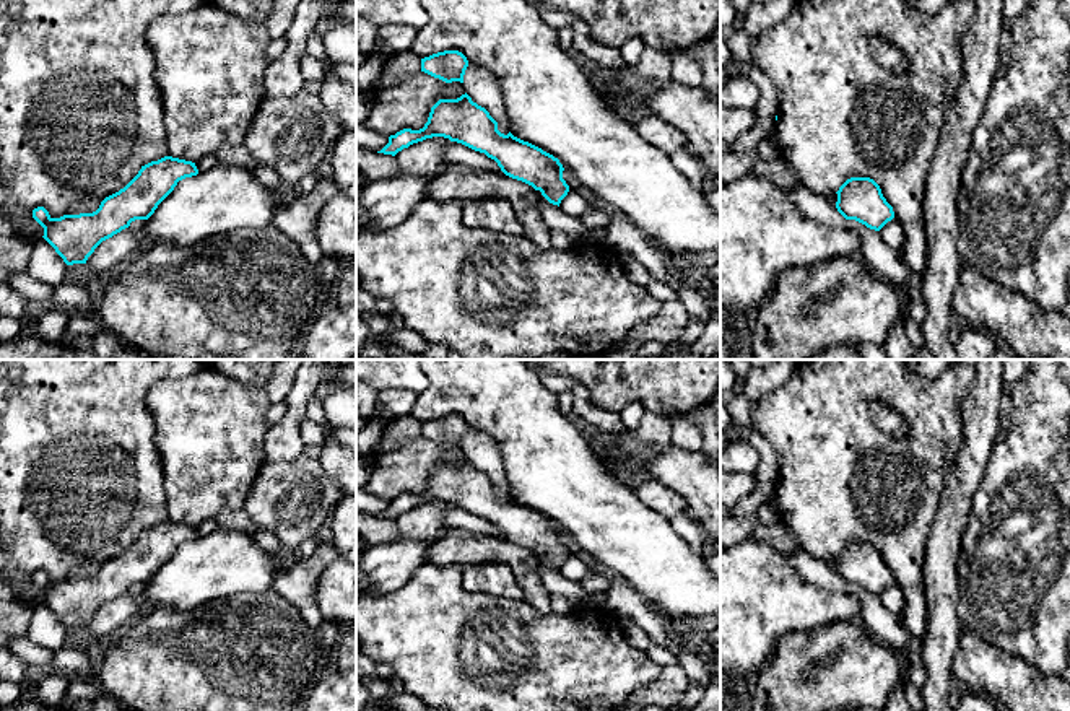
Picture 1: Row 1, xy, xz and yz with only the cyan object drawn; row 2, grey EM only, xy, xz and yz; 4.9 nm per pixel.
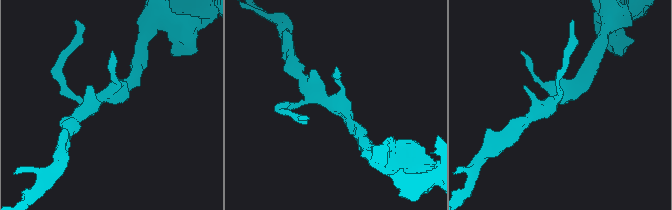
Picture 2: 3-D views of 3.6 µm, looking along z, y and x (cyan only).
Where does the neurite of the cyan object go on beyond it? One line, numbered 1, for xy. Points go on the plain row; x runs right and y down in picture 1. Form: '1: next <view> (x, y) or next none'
1: next none

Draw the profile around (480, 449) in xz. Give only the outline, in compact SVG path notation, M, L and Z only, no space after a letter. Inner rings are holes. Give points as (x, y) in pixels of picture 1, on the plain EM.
M468 426L463 439L463 452L472 465L485 472L498 486L498 495L507 499L511 495L506 488L504 465L496 443L486 433Z

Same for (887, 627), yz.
M807 552L782 555L785 563L794 568L800 578L823 591L849 591L859 595L862 602L860 622L868 631L889 648L899 651L911 643L911 633L903 623L901 615L891 613L878 595L867 592L855 584L846 584L826 561L818 560Z

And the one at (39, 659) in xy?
M28 638L11 639L8 649L26 662L37 675L52 670L54 651L37 646Z

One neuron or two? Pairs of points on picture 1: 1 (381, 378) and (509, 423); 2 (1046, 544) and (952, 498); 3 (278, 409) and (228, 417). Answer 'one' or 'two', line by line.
1: two
2: two
3: two

